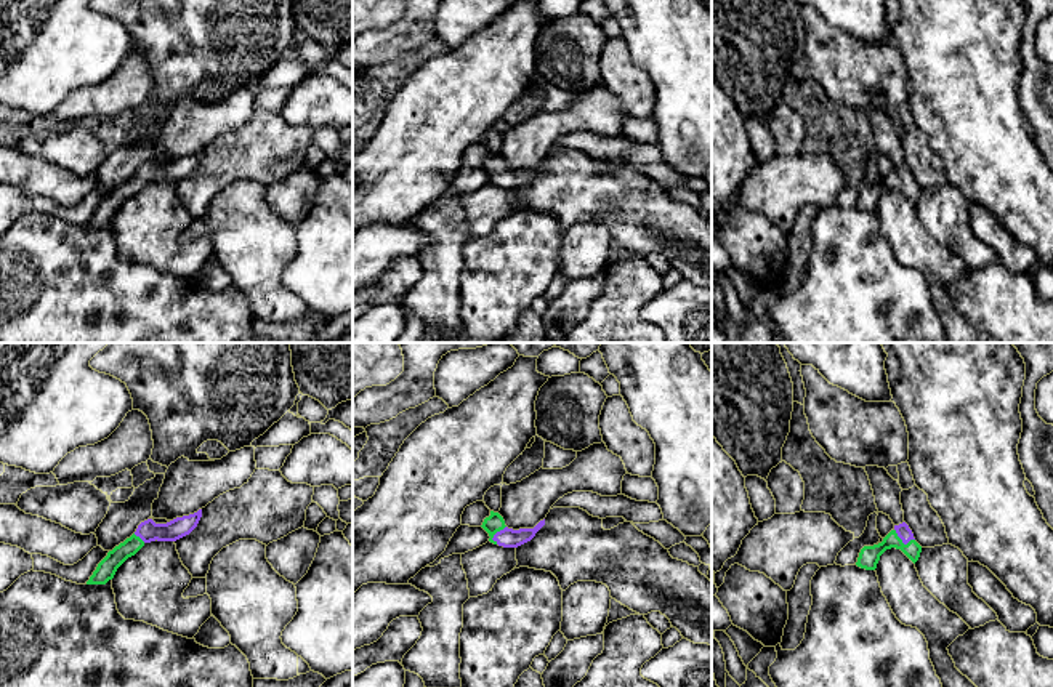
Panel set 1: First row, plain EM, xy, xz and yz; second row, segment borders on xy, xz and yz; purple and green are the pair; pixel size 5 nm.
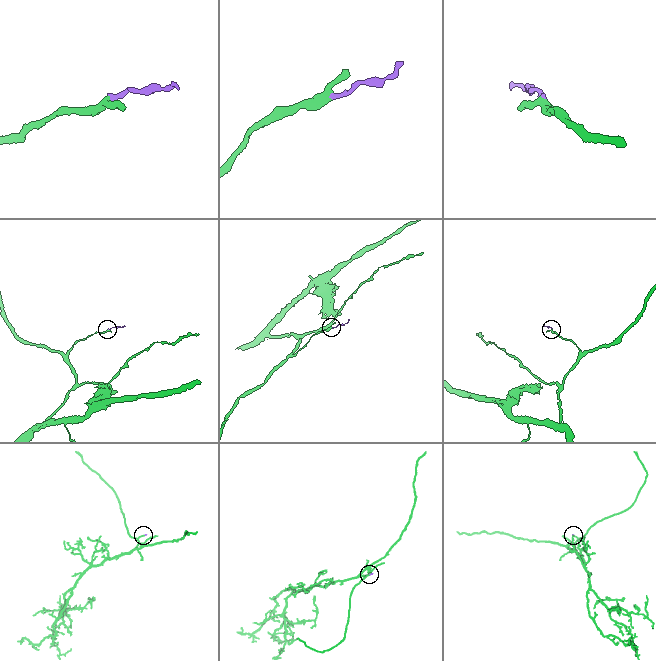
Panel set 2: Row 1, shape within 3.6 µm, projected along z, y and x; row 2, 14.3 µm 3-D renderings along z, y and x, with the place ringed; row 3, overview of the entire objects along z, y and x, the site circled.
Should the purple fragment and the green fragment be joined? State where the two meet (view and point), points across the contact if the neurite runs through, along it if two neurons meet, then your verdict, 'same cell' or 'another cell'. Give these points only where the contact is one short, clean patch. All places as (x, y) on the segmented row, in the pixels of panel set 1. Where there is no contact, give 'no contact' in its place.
meets purple in yz at (903, 542); runs through yz (903, 530), (903, 542), (888, 542), (869, 556); same cell

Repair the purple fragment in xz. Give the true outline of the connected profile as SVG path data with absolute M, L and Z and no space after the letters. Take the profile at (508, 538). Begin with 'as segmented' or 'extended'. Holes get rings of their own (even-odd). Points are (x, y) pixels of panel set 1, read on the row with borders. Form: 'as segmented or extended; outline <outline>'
extended; outline M490 511L490 516L484 519L482 528L489 533L489 541L503 548L518 548L531 541L535 533L545 525L545 519L534 528L513 530L505 525L503 517L498 512Z

